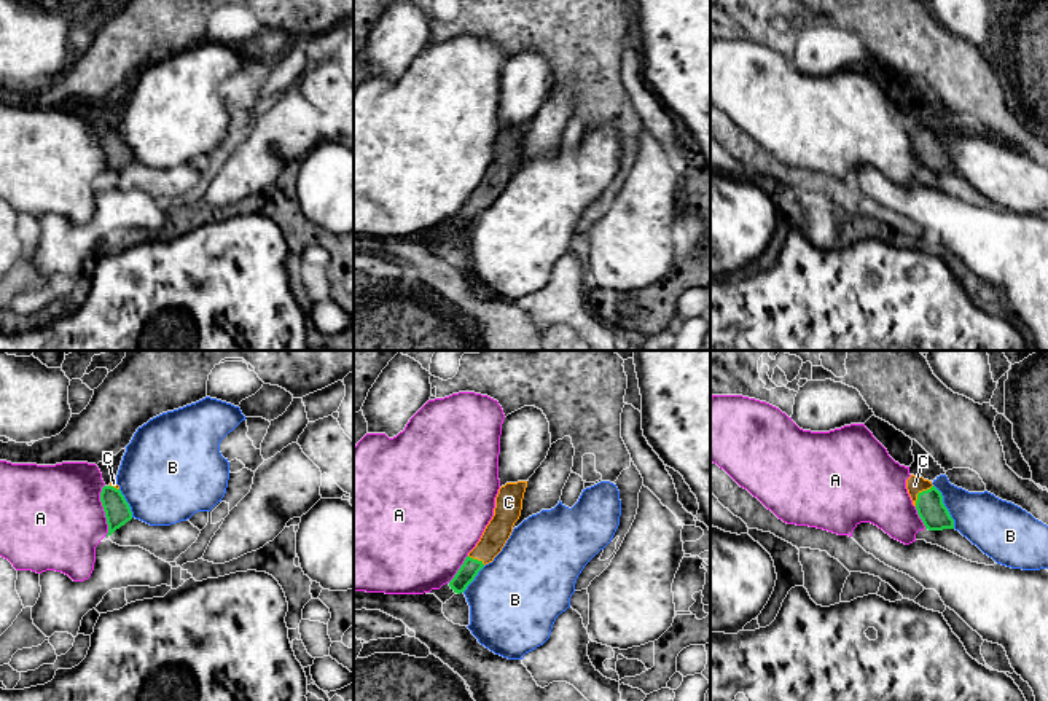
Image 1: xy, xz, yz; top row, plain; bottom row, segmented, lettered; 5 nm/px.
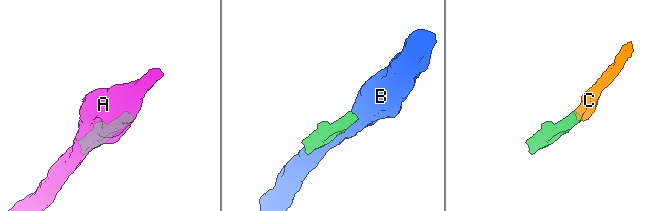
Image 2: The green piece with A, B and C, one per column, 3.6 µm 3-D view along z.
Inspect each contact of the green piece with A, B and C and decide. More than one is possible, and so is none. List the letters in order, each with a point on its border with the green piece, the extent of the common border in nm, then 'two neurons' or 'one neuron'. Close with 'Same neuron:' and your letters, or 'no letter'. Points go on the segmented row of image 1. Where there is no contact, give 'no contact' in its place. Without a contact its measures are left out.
A: contact xy (104, 510); length 260 nm; two neurons
B: contact yz (945, 507); length 240 nm; two neurons
C: contact yz (919, 493); length 140 nm; one neuron
Same neuron: C

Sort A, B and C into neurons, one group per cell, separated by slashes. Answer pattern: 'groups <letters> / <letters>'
groups A / B / C

